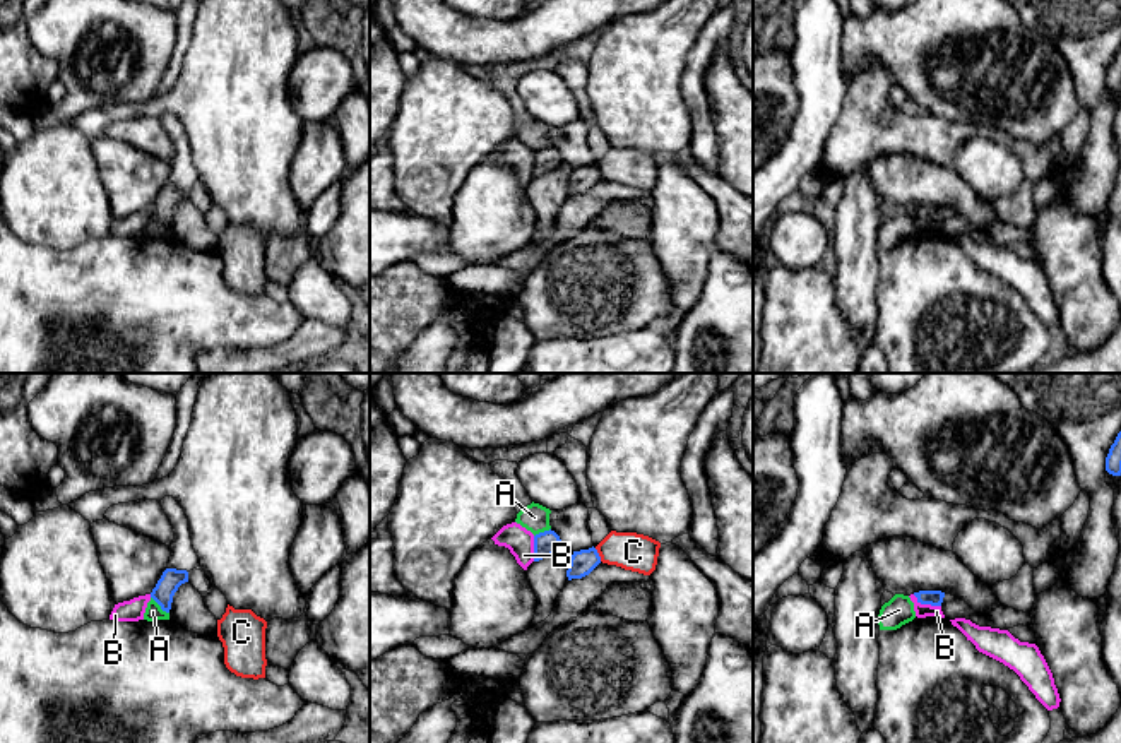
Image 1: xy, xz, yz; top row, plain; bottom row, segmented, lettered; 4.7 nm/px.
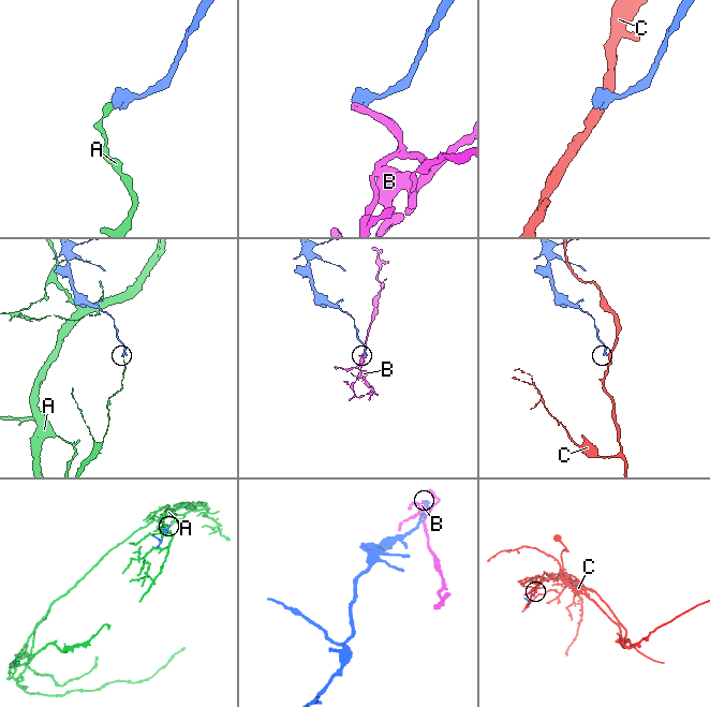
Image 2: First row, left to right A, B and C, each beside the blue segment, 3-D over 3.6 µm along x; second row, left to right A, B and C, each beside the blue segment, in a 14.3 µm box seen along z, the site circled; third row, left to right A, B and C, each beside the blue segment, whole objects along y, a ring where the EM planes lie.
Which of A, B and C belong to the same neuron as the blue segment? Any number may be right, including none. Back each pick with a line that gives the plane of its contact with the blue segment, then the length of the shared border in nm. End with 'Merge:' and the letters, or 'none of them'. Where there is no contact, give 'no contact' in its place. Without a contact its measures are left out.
Merge: none of them

